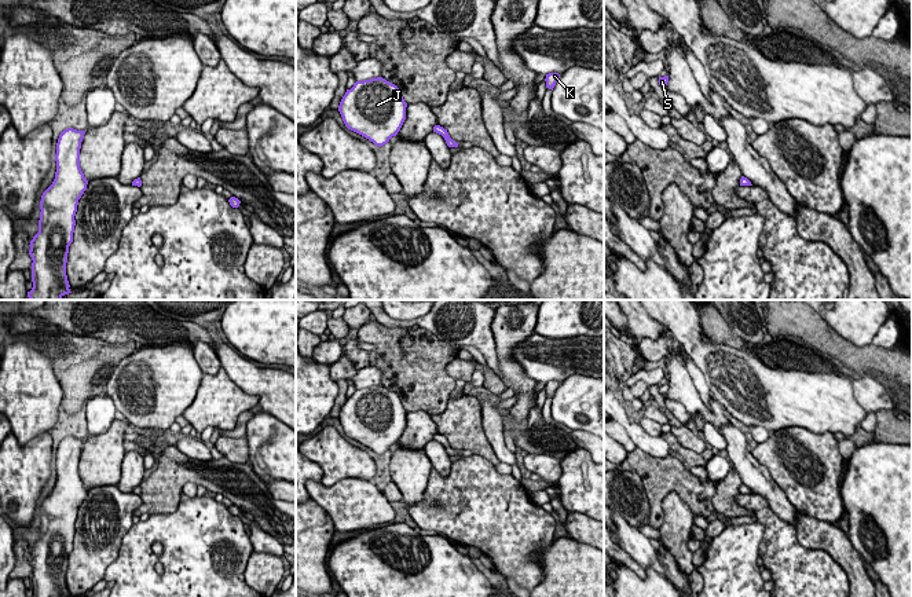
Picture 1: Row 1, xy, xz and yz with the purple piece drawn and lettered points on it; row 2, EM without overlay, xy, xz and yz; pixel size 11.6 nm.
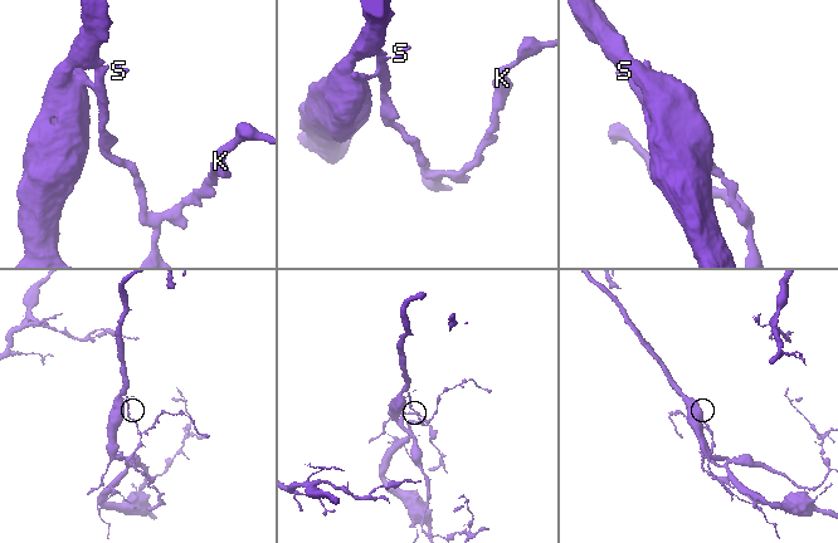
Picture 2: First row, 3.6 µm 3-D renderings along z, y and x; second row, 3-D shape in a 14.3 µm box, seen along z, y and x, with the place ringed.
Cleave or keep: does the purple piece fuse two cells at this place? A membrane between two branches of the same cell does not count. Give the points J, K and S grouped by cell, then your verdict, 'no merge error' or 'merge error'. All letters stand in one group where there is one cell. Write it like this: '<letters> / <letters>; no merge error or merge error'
J S / K; merge error

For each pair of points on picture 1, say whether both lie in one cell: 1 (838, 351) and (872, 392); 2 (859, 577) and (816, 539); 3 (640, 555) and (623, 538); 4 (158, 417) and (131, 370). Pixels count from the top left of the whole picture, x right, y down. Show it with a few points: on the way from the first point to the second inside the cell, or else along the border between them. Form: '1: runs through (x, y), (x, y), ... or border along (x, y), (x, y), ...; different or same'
1: border along (863, 374), (874, 377), (889, 395); different
2: runs through (852, 564), (828, 541); same
3: runs through (636, 550), (627, 542); same
4: runs through (157, 406), (152, 391), (142, 381); same

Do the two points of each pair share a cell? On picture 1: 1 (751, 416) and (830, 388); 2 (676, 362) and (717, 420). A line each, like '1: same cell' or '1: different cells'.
1: same cell
2: same cell

